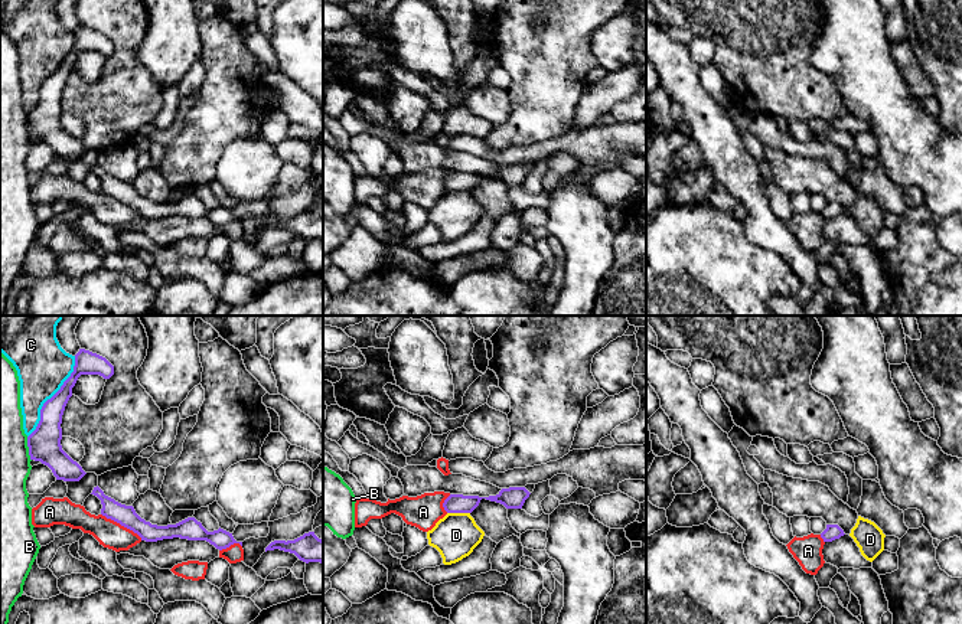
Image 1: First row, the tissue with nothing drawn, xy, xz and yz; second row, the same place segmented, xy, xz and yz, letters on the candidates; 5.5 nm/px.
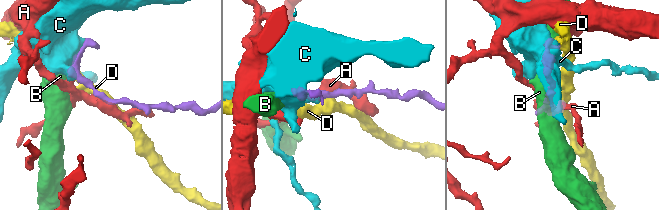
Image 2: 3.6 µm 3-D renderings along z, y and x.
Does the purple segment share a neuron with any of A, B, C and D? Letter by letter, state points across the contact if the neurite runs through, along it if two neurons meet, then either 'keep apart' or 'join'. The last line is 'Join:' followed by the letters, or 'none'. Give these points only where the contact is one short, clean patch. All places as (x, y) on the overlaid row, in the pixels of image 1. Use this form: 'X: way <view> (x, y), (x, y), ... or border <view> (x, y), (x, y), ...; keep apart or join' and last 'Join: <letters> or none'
A: keep apart
B: keep apart
C: keep apart
D: border xz (447, 512), (469, 513); keep apart
Join: none

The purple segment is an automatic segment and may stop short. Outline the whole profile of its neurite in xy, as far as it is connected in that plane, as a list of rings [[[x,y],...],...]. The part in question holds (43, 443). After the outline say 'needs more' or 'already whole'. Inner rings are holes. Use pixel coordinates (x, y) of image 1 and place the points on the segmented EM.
[[[79,349],[75,355],[74,372],[63,382],[61,389],[43,404],[40,409],[40,421],[36,429],[27,437],[30,460],[48,465],[56,480],[63,481],[79,481],[87,474],[61,445],[62,415],[72,396],[72,388],[81,375],[100,375],[104,379],[110,379],[114,375],[114,366],[105,357]]] | already whole

